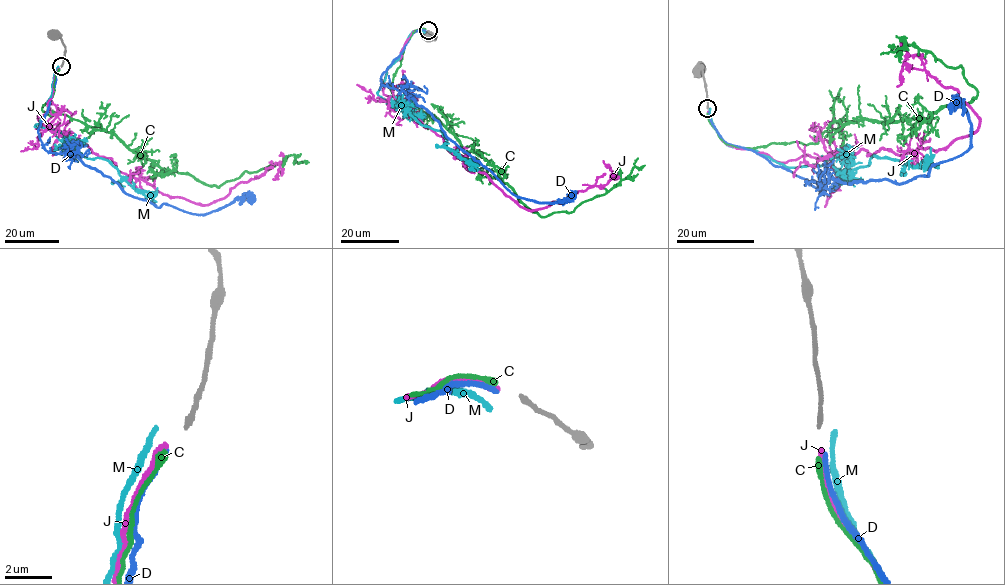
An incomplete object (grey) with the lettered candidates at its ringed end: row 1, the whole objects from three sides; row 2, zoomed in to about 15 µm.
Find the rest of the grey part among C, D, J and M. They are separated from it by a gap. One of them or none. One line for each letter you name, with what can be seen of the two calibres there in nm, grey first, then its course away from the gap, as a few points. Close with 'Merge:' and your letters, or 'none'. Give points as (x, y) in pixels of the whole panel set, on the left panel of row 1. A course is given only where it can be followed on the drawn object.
J: calibres 200 and 260 nm; course (59, 68), (49, 107), (38, 119), (110, 158), (119, 171), (167, 195), (205, 205), (277, 163), (272, 179)
Merge: J

